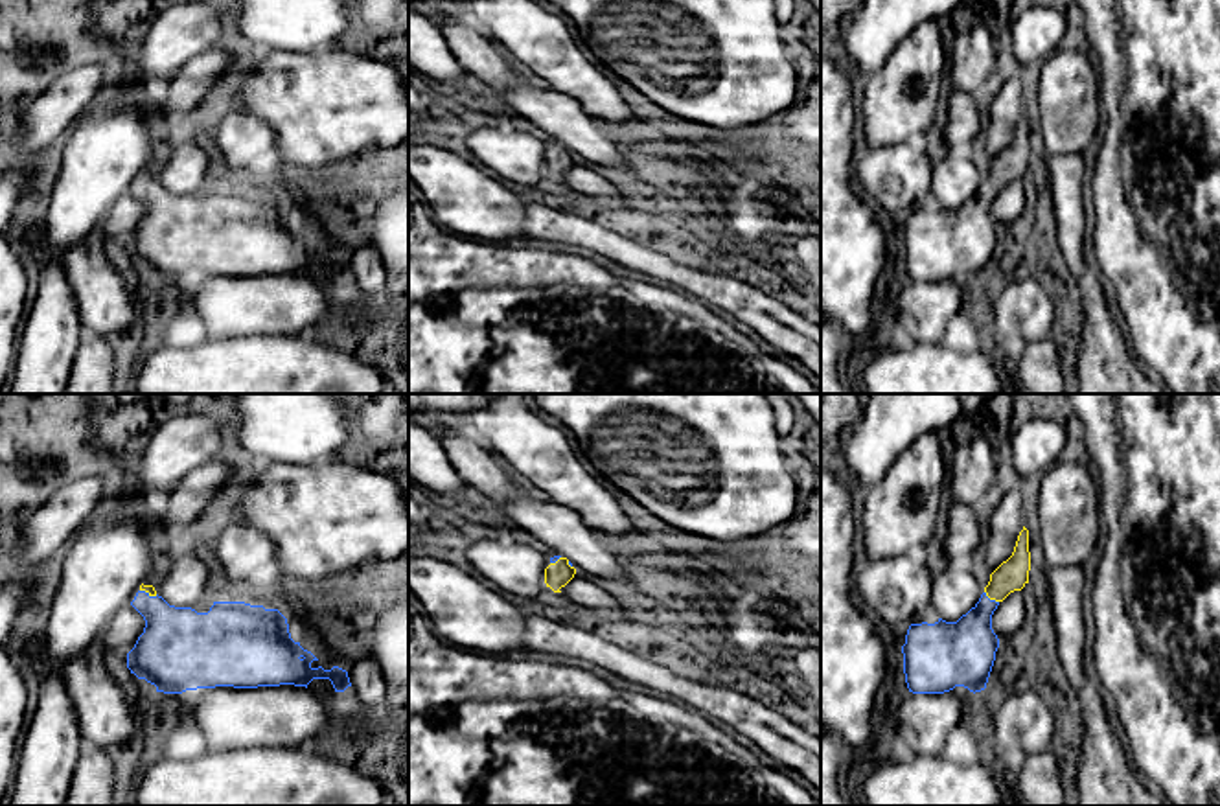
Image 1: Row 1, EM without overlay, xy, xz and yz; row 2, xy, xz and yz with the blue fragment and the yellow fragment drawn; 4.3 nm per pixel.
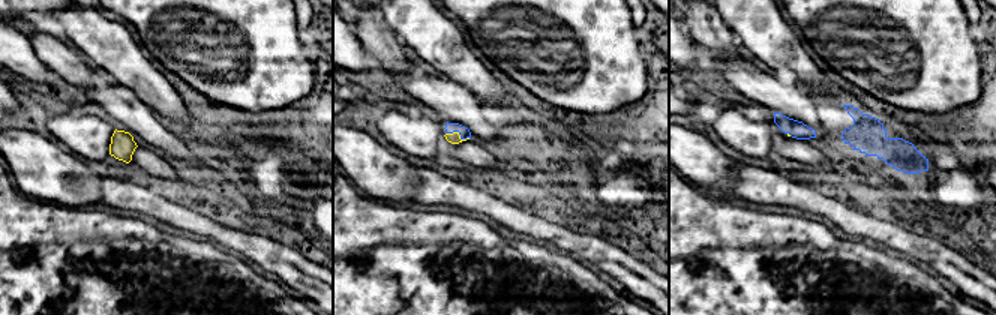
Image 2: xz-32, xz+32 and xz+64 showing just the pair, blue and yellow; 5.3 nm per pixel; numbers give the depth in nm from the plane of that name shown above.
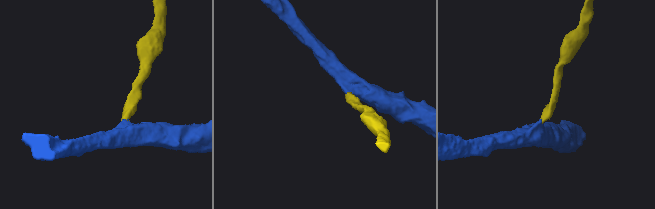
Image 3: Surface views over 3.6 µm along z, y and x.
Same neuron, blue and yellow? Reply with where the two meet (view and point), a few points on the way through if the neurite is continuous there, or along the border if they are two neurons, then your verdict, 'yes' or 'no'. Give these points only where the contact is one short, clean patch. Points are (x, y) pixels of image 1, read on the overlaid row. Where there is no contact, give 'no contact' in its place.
yz (989, 598) | across yz (965, 650), (989, 598), (1012, 575) | yes

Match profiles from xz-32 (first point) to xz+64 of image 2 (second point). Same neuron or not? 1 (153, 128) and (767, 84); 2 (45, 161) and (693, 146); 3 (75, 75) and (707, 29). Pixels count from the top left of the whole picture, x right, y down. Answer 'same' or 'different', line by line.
1: same
2: same
3: same

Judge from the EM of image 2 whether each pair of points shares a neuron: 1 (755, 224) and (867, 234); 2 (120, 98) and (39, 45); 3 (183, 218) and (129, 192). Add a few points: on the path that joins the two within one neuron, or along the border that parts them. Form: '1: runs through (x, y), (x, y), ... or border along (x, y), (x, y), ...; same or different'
1: border along (863, 240), (876, 246); different
2: border along (98, 84), (83, 89); different
3: runs through (170, 212), (143, 200); same

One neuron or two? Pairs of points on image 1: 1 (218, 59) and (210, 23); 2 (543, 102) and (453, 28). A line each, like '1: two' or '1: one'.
1: two
2: two

